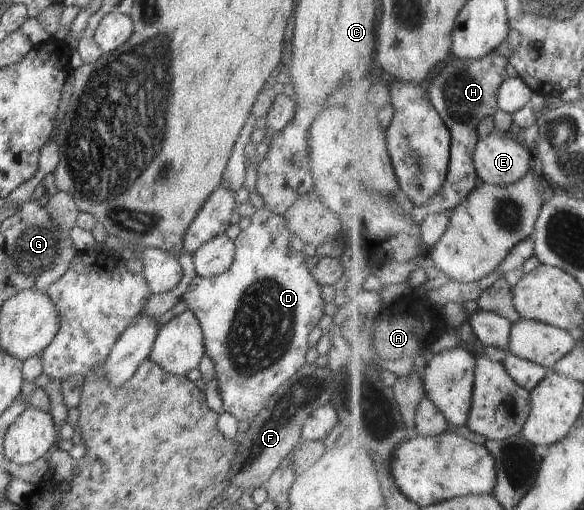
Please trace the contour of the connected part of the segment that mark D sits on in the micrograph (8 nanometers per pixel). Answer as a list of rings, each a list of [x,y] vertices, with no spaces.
[[[265,206],[250,218],[249,228],[242,230],[234,240],[235,258],[229,270],[211,278],[195,276],[187,292],[181,296],[181,301],[197,318],[204,333],[206,356],[211,358],[216,370],[224,412],[229,412],[238,422],[247,422],[249,426],[279,386],[305,366],[305,354],[309,348],[307,338],[315,326],[327,320],[330,310],[321,298],[321,286],[307,270],[306,255],[300,256],[289,246],[292,232],[285,217]]]

